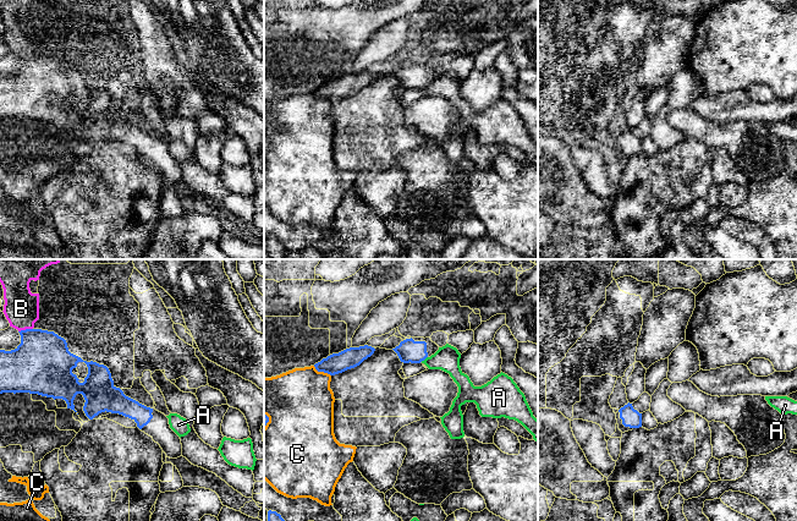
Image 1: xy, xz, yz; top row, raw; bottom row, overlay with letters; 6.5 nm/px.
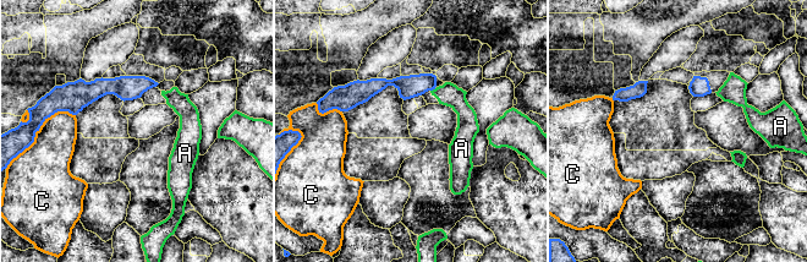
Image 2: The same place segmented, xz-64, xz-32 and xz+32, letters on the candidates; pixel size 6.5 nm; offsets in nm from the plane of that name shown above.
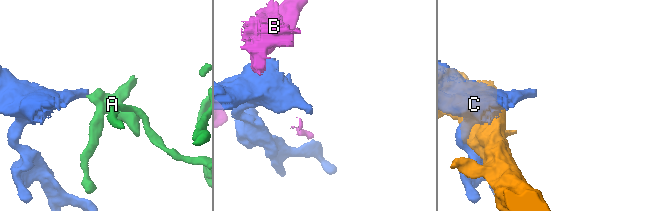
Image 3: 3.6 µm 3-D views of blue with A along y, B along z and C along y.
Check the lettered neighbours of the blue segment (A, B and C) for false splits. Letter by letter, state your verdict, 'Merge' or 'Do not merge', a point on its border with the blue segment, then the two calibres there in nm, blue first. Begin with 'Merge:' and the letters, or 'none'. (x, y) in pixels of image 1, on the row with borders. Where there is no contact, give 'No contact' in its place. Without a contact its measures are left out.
Merge: none
A: Do not merge. Touches blue at xz (423, 360). Thickness 150 nm (blue) against 160 nm
B: Do not merge. Touches blue at xy (26, 329). Thickness 400 nm (blue) against 240 nm
C: Do not merge. Touches blue at xz (322, 371). Thickness 140 nm (blue) against 420 nm

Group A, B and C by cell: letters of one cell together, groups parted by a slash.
A / B / C

